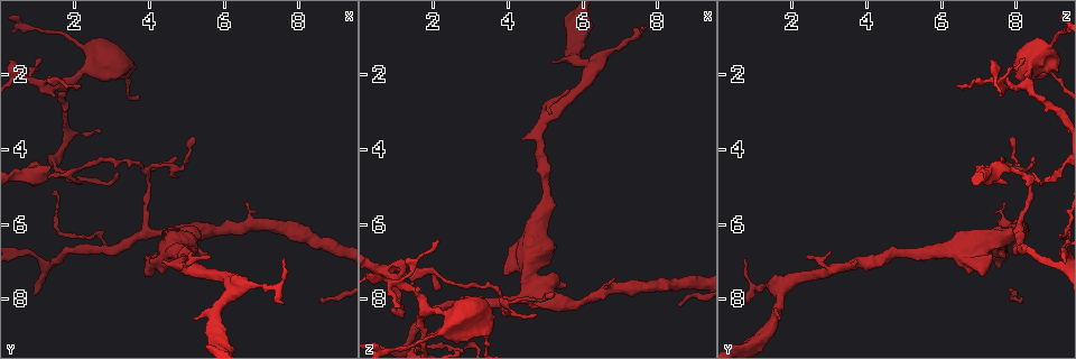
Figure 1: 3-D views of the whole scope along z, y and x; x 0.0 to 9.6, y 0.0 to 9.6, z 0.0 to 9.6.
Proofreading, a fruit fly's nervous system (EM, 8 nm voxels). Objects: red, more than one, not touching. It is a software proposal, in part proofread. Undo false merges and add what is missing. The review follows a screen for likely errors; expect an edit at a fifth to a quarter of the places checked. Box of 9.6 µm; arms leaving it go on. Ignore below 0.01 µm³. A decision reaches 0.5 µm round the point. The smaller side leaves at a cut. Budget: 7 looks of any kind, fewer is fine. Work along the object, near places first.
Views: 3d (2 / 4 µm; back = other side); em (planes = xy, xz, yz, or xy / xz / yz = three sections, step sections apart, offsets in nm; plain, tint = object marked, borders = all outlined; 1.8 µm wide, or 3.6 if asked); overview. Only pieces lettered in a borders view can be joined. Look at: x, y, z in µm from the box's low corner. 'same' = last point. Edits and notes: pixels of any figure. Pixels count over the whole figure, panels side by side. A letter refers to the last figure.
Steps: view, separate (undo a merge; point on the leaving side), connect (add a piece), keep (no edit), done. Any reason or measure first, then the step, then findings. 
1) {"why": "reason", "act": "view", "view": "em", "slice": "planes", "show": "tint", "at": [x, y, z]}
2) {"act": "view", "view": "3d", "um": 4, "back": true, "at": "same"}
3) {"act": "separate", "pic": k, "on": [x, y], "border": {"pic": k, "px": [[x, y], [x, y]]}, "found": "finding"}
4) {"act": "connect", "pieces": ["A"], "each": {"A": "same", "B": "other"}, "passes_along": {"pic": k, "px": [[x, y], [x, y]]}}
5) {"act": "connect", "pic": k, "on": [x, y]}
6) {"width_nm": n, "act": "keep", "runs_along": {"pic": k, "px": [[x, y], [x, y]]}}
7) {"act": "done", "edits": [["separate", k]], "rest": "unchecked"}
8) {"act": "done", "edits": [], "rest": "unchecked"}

{"why": "a fork", "act": "view", "view": "em", "slice": "planes", "show": "borders", "at": [5.10, 7.20, 3.10]}

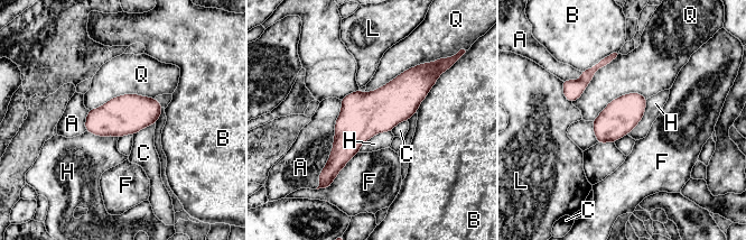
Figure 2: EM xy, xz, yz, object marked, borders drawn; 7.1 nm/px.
{"longest_contact_nm": ["A", 550], "act": "keep", "each": {"A": "other", "B": "other", "C": "other", "F": "other", "H": "other", "L": "other", "Q": "other"}, "border": {"pic": 2, "px": [[391, 130], [375, 134], [358, 151]]}, "found": "all the same neuron"}

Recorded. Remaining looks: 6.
{"why": "free end", "act": "view", "view": "3d", "um": 2, "at": [7.65, 6.95, 0.80]}

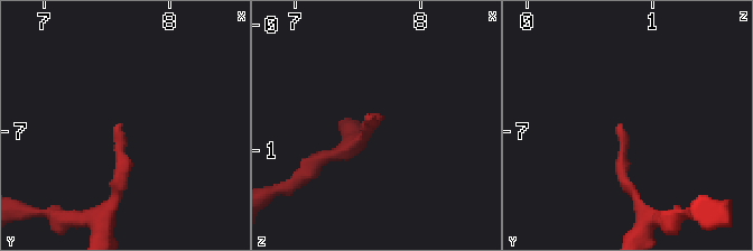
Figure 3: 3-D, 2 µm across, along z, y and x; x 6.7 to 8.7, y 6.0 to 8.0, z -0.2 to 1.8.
{"act": "view", "view": "em", "slice": "planes", "show": "borders", "at": [7.62, 6.94, 0.74]}

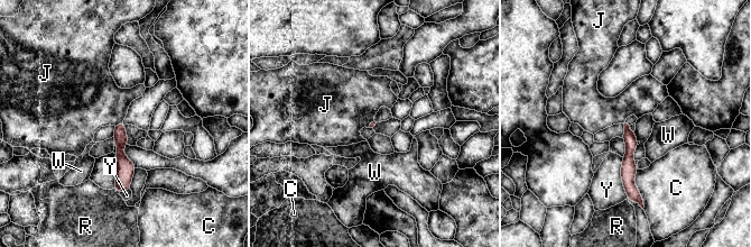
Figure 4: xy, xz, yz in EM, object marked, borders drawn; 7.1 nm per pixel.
{"act": "keep", "each": {"C": "other", "J": "other", "R": "other", "W": "other", "Y": "other"}, "border": {"pic": 4, "px": [[122, 121], [114, 126]]}, "found": "no lettered piece goes on from it"}

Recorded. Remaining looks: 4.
{"why": "sharp bend", "act": "view", "view": "em", "slice": "xz", "step": 16, "show": "tint", "at": [1.85, 2.35, 8.30]}

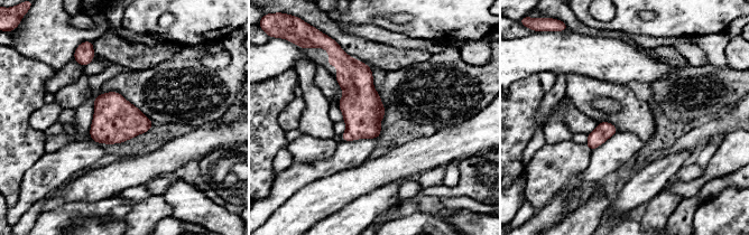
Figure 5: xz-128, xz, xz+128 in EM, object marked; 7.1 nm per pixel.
{"act": "view", "view": "em", "slice": "planes", "show": "borders", "at": "same"}

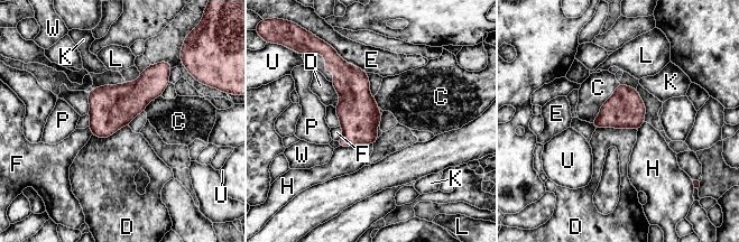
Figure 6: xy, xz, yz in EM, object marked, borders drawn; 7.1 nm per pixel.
{"act": "keep", "each": {"C": "other", "D": "other", "E": "other", "F": "other", "H": "other", "K": "other", "L": "other", "P": "other", "U": "other", "W": "other"}, "border": {"pic": 6, "px": [[596, 128], [634, 128], [637, 130]]}, "found": "continuous, no second neuron"}

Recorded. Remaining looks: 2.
{"act": "done", "edits": [], "rest": "unchecked"}

